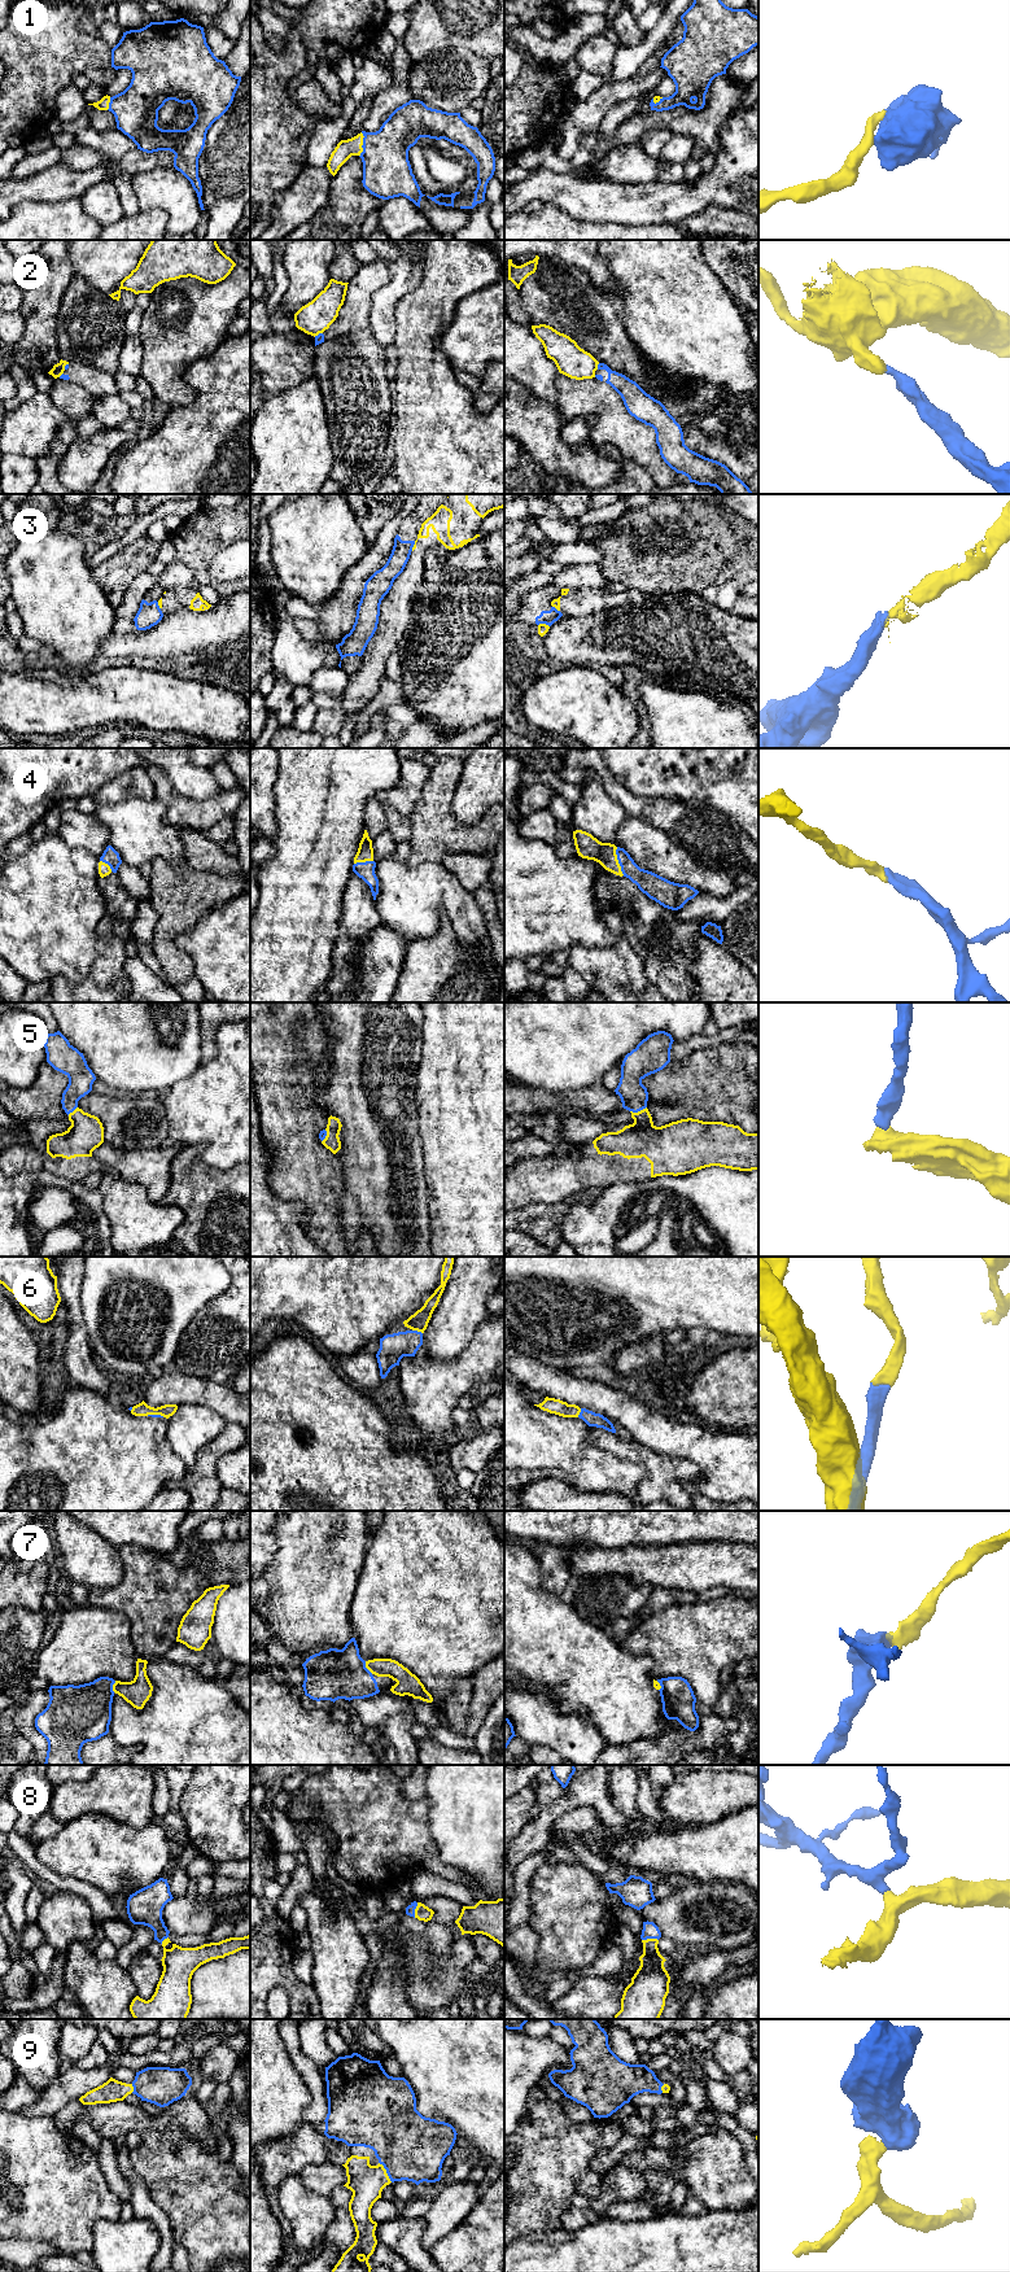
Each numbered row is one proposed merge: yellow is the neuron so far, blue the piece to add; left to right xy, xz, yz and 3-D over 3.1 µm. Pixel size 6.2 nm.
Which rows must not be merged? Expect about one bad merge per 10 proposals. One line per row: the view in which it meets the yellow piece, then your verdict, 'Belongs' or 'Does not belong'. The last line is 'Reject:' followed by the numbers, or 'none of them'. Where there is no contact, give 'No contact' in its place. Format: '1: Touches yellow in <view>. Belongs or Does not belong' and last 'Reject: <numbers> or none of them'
1: Touches yellow in xz. Belongs
2: Touches yellow in yz. Does not belong
3: Touches yellow in yz. Does not belong
4: Touches yellow in yz. Belongs
5: Touches yellow in yz. Belongs
6: Touches yellow in xz. Belongs
7: Touches yellow in xz. Belongs
8: Touches yellow in yz. Belongs
9: Touches yellow in xz. Belongs
Reject: 2, 3

